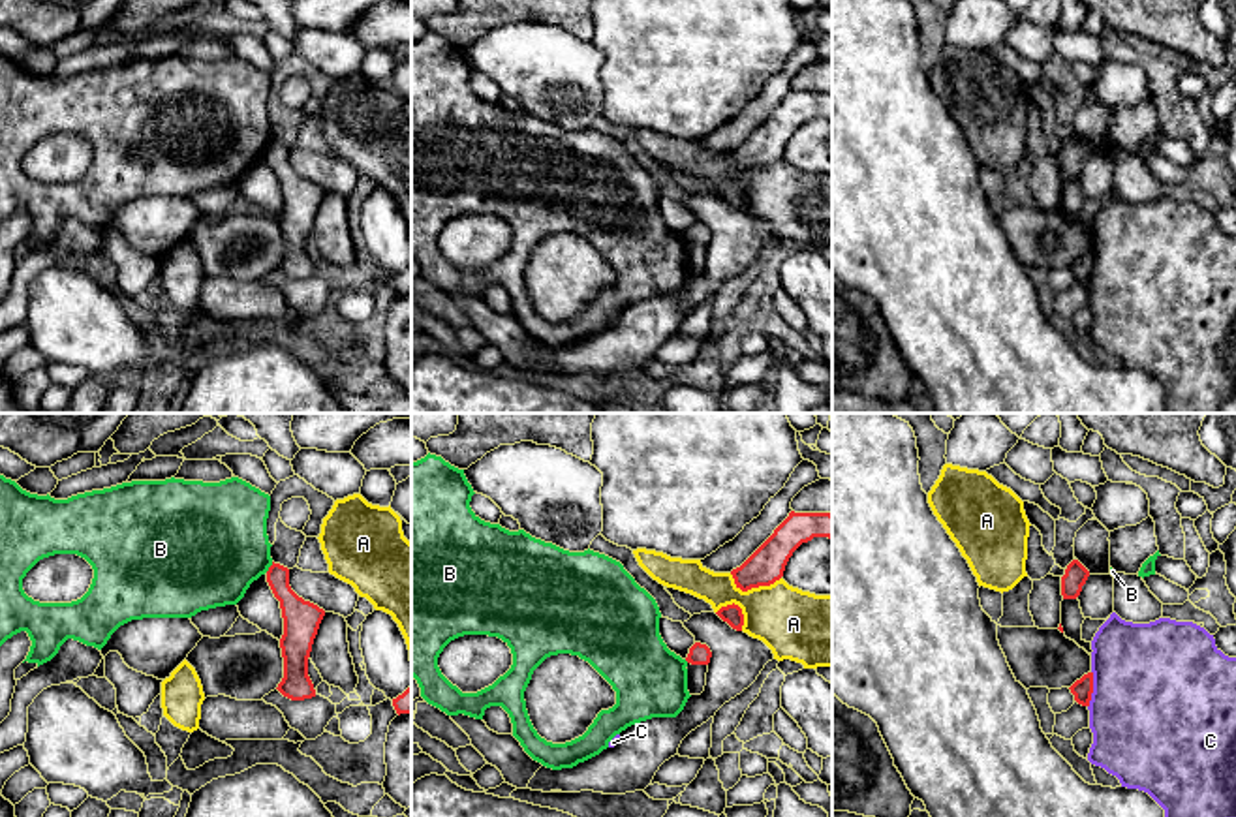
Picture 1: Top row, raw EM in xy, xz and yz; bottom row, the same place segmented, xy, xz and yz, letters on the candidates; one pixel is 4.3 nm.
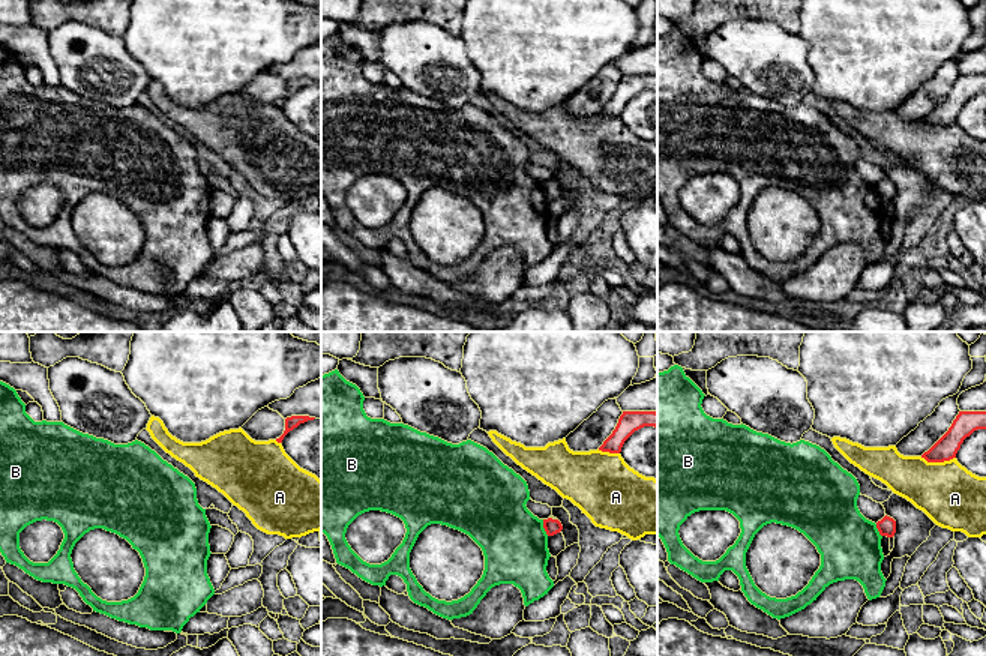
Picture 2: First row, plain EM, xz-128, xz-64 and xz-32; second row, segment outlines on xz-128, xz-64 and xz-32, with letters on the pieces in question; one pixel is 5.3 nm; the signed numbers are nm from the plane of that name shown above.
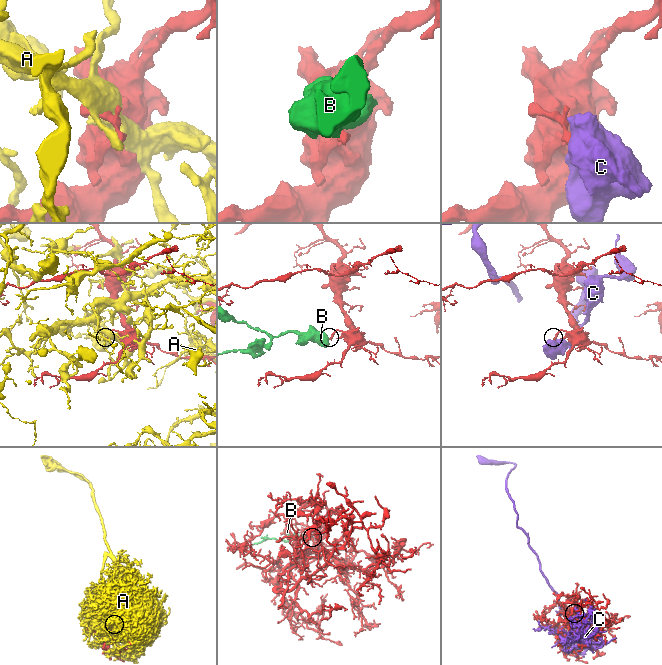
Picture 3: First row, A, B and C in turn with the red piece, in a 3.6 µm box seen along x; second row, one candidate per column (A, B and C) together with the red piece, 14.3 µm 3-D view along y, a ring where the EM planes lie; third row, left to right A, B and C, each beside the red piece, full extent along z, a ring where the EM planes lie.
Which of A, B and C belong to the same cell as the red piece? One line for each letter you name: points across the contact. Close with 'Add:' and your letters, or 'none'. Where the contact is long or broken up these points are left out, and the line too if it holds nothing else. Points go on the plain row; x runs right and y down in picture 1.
Add: none

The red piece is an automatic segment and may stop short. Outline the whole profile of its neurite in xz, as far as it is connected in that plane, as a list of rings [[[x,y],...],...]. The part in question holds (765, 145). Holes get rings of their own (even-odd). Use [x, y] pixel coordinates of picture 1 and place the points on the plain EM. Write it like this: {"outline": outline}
{"outline": [[[795,92],[736,148],[731,150],[736,167],[748,171],[770,165],[783,156],[793,131],[813,116],[832,118],[830,92]]]}

